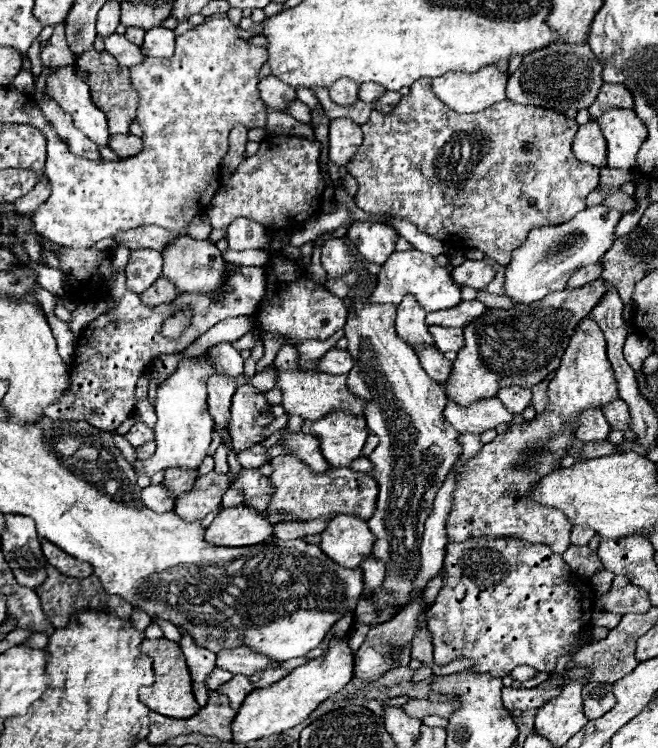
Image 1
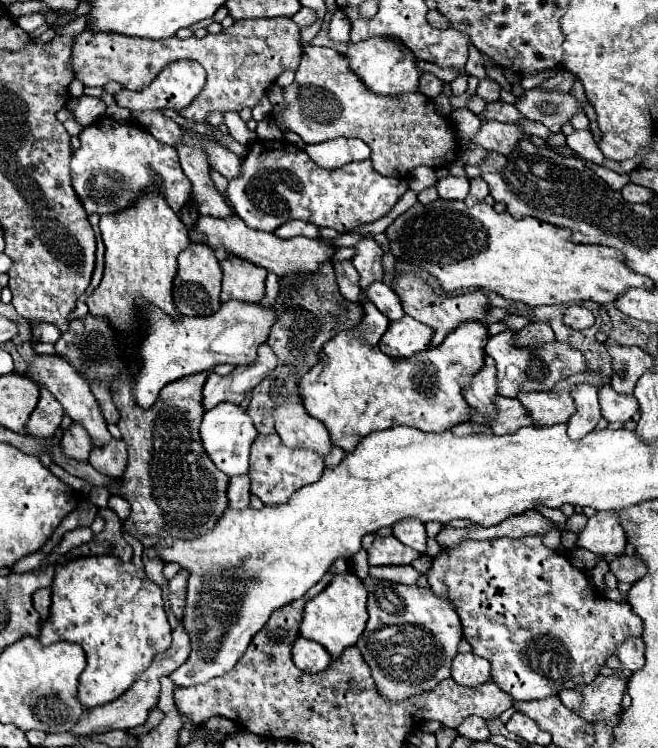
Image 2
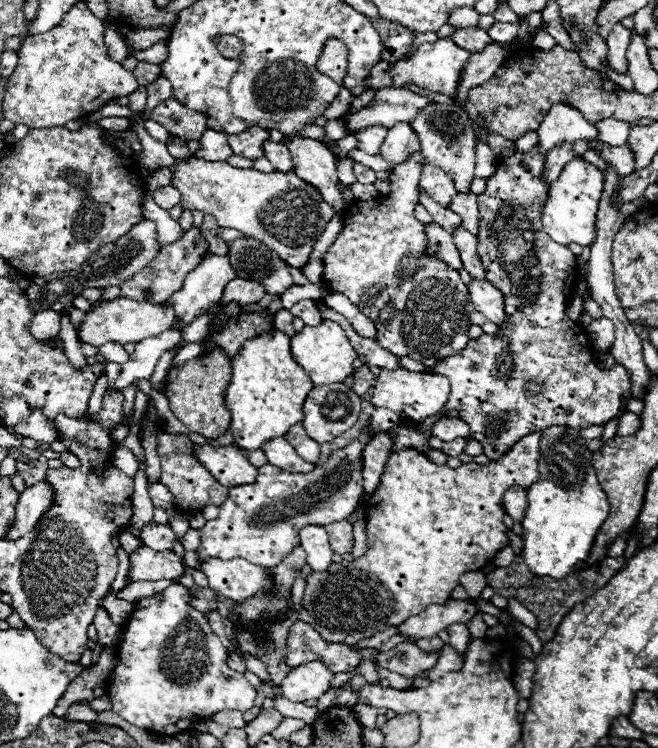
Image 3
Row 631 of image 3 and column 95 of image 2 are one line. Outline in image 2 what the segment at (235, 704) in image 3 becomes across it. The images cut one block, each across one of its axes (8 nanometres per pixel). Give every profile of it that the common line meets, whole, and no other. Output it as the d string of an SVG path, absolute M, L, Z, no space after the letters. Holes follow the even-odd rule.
M102 118L80 132L80 142L82 146L74 152L70 170L72 188L76 190L88 214L112 214L114 210L122 210L122 206L128 206L150 184L152 172L160 176L166 200L176 212L180 212L180 208L190 200L192 186L180 168L174 146L158 142L140 126L118 124L112 118Z

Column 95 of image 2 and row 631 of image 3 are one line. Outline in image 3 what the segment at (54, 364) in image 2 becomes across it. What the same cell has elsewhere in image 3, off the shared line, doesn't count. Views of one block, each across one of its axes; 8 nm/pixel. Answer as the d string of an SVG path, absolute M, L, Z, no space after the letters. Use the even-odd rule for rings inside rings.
M448 600L446 604L434 604L426 608L426 612L404 620L398 626L398 634L414 640L432 638L444 632L450 624L466 624L474 614L478 614L476 606L468 604L466 600Z

